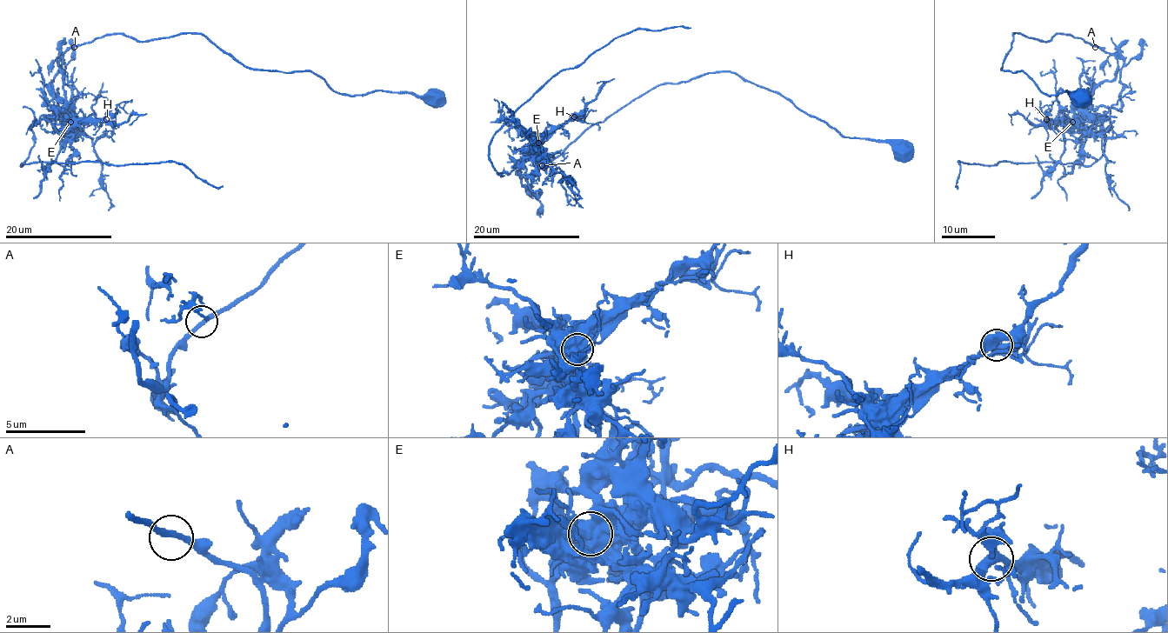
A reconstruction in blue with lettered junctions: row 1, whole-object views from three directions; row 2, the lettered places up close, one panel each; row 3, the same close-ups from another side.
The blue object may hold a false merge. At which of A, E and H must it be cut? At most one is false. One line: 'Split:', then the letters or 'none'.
Split: E

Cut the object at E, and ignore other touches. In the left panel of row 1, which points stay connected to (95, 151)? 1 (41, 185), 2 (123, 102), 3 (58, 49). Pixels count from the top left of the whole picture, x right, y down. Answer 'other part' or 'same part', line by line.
1: same part
2: other part
3: other part

